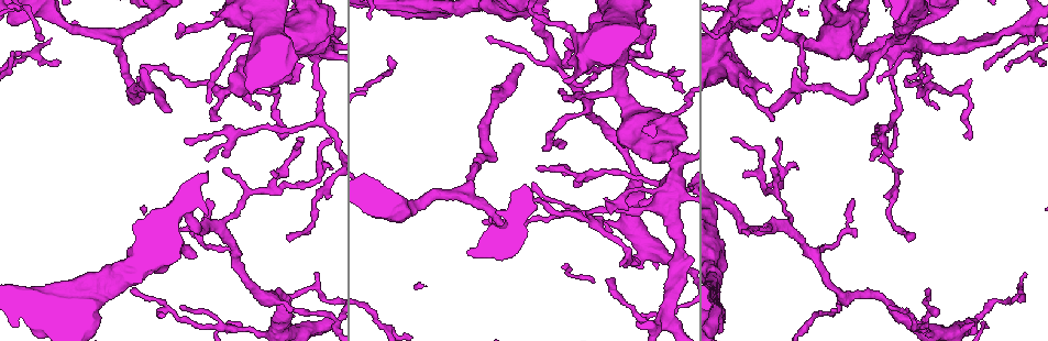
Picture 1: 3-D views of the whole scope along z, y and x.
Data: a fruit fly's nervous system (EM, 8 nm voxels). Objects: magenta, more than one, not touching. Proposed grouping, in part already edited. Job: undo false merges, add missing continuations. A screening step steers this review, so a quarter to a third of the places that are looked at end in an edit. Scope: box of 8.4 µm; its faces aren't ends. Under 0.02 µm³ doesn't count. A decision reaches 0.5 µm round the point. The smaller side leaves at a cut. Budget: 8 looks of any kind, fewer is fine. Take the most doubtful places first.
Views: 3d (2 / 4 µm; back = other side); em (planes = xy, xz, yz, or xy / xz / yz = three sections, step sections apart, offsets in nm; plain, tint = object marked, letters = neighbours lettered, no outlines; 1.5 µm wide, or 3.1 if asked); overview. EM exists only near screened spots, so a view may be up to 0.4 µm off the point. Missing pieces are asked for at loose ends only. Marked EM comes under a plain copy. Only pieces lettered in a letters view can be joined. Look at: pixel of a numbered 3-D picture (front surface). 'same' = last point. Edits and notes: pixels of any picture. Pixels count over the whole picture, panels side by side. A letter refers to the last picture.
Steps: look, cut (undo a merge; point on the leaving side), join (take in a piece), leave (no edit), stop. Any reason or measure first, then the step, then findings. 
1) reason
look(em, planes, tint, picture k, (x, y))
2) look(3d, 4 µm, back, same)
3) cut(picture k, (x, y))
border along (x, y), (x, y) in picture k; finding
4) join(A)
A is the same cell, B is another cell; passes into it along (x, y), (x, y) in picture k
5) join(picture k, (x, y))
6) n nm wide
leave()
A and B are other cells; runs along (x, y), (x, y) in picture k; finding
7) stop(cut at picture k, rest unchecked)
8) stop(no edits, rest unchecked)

four or more arms meet
look(em, xy, step 4, tint, picture 1, (898, 46))

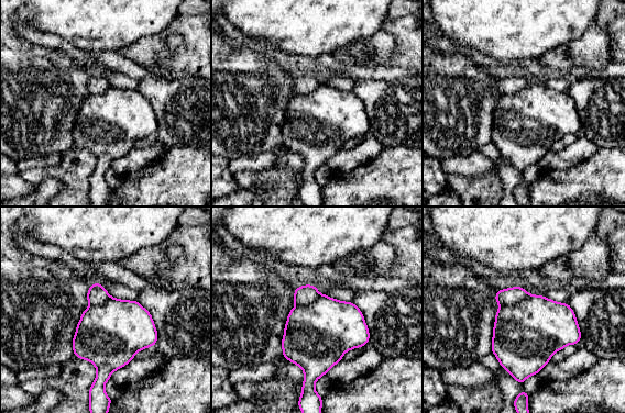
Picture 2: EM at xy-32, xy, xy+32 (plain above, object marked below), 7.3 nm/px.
another direction
look(em, planes, tint, same)

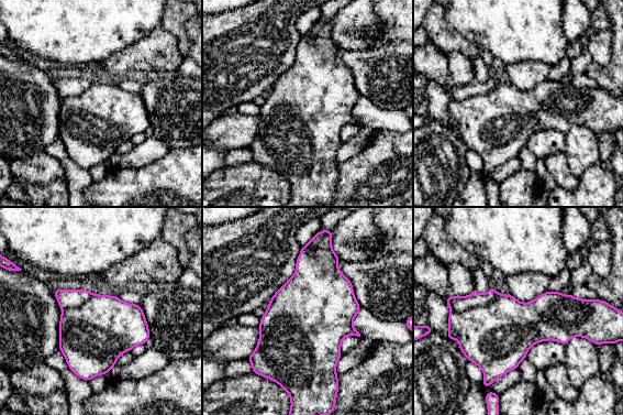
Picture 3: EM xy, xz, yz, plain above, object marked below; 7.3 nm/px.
look(em, planes, letters, same)

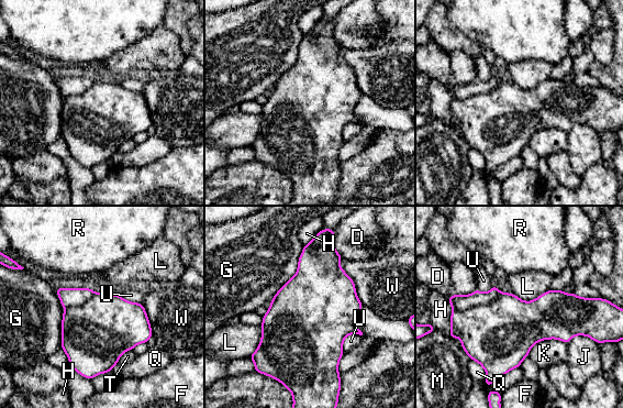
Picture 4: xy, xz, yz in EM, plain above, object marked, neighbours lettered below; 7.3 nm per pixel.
G touches over 440 nm
leave()
D, F, G, H, J, K, L, M, Q, R, T, U and W are other cells; border along (566, 343), (543, 339), (527, 355) in picture 4; one cell here

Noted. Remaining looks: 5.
an open end
look(em, planes, tint, picture 1, (172, 109))

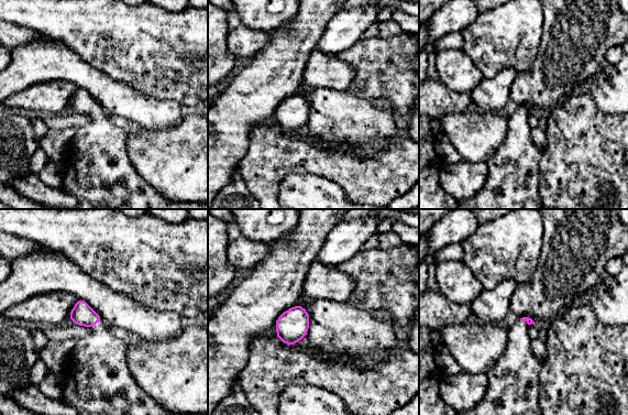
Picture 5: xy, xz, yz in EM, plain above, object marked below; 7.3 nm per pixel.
look(em, planes, letters, same)

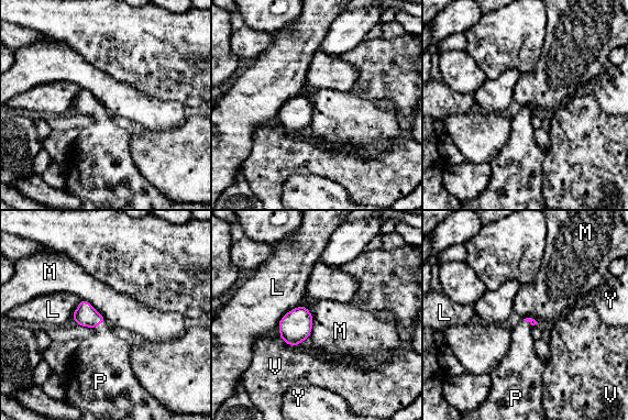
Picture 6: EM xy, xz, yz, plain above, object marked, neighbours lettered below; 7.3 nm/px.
join(P)
P is the same cell, L, M, V and Y are other cells; passes into it along (86, 314), (99, 323), (102, 357) in picture 6; it goes on there

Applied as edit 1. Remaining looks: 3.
abrupt turn
look(3d, 4 µm, picture 1, (535, 14))

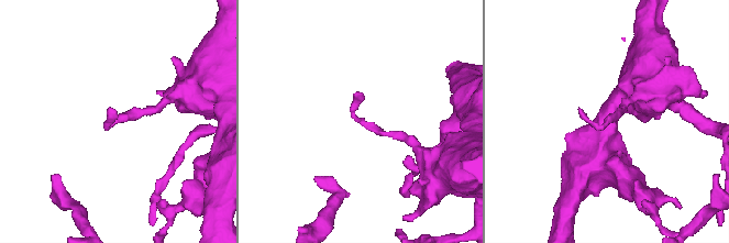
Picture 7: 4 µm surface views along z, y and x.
look(em, xy, step 4, tint, picture 7, (606, 121))

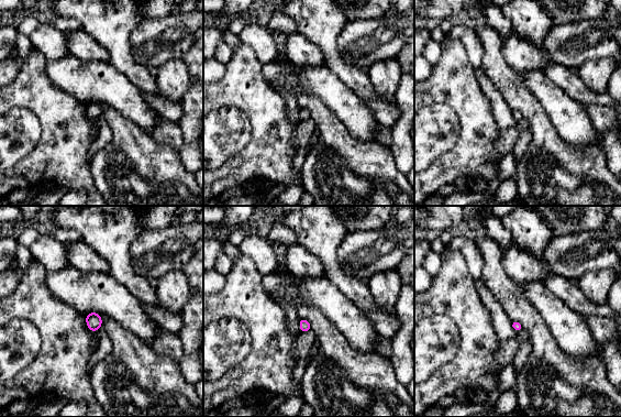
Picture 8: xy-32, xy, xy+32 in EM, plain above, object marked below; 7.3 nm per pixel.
another direction
look(em, xz, step 8, letters, same)

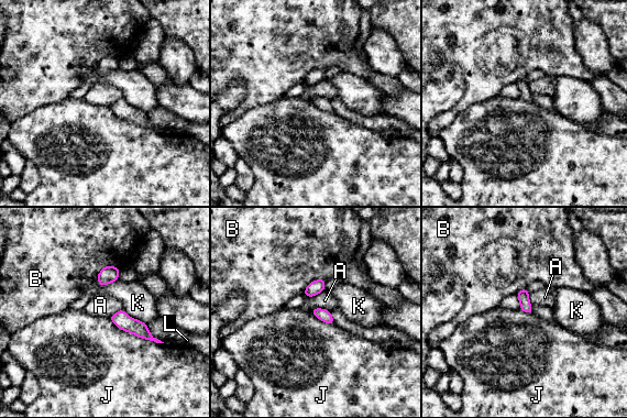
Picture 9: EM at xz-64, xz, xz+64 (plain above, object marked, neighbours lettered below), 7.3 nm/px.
60 nm wide
leave()
A, B, J, K and L are other cells; border along (329, 310), (314, 308), (310, 311) in picture 9; all the same cell

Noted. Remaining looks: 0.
stop(join at picture 6, rest unchecked)

